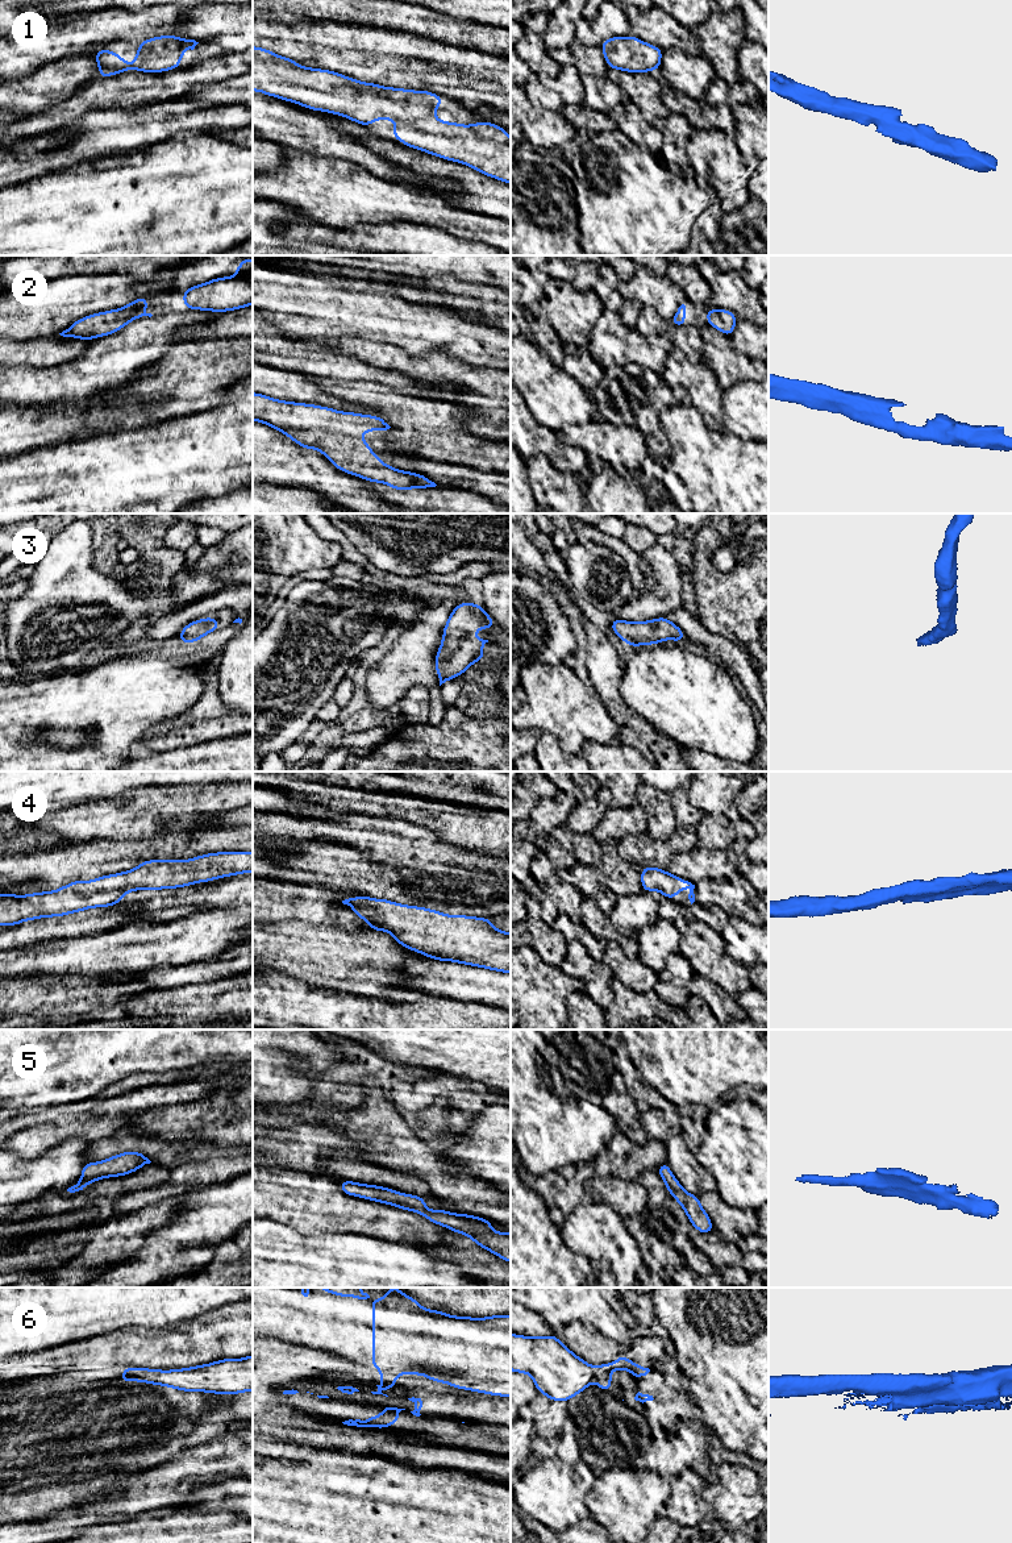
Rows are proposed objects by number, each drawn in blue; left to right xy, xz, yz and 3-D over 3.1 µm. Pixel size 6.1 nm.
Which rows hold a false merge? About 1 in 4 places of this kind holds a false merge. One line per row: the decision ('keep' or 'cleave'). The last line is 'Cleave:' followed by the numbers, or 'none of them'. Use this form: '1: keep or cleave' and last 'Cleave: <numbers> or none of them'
1: keep
2: keep
3: keep
4: keep
5: keep
6: cleave
Cleave: 6

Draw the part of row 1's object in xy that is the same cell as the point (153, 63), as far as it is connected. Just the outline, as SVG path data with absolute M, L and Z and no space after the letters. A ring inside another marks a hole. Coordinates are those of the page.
M175 36L154 37L139 42L134 63L126 63L121 55L103 49L95 53L95 59L99 63L99 78L129 70L145 72L175 70L180 66L184 50L193 50L197 43L195 39Z

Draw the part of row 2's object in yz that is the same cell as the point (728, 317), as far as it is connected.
M707 308L707 324L719 329L726 336L732 336L736 329L737 317L733 312L726 309L713 311L712 308Z

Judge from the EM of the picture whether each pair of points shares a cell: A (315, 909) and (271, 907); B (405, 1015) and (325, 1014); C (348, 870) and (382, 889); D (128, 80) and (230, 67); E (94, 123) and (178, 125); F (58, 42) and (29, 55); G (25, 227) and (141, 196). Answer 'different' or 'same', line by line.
A: same
B: same
C: same
D: same
E: same
F: same
G: same

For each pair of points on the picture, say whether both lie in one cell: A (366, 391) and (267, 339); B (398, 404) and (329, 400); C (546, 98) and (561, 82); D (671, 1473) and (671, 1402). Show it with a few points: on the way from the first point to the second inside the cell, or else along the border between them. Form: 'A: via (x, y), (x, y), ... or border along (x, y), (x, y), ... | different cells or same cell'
A: border along (316, 377), (327, 379), (367, 379), (375, 383) | different cells
B: border along (321, 387), (338, 398), (366, 404), (378, 412) | different cells
C: via (550, 94), (558, 86) | same cell
D: via (670, 1456), (659, 1439), (659, 1426), (666, 1419) | same cell

